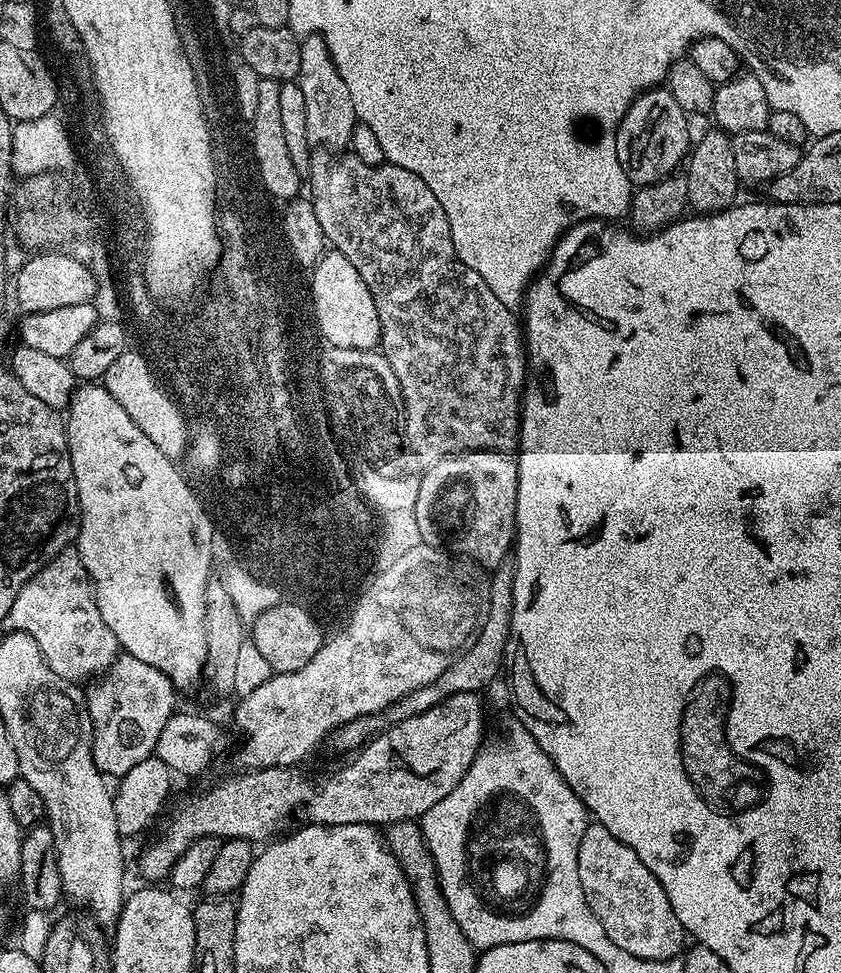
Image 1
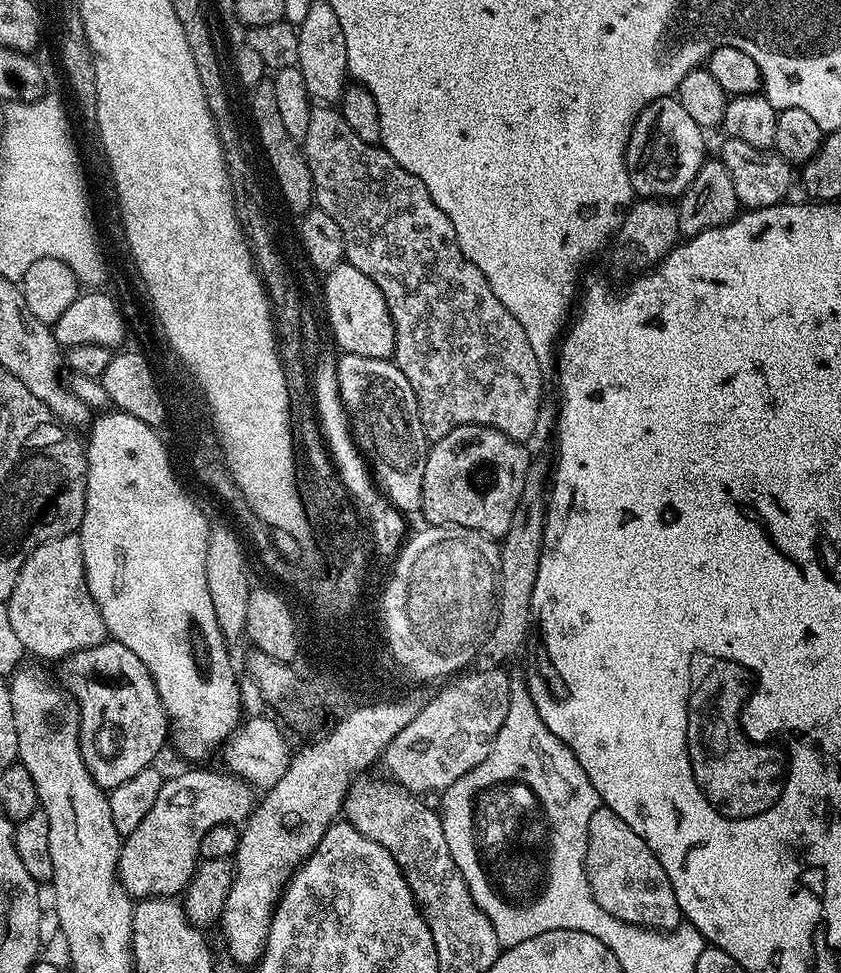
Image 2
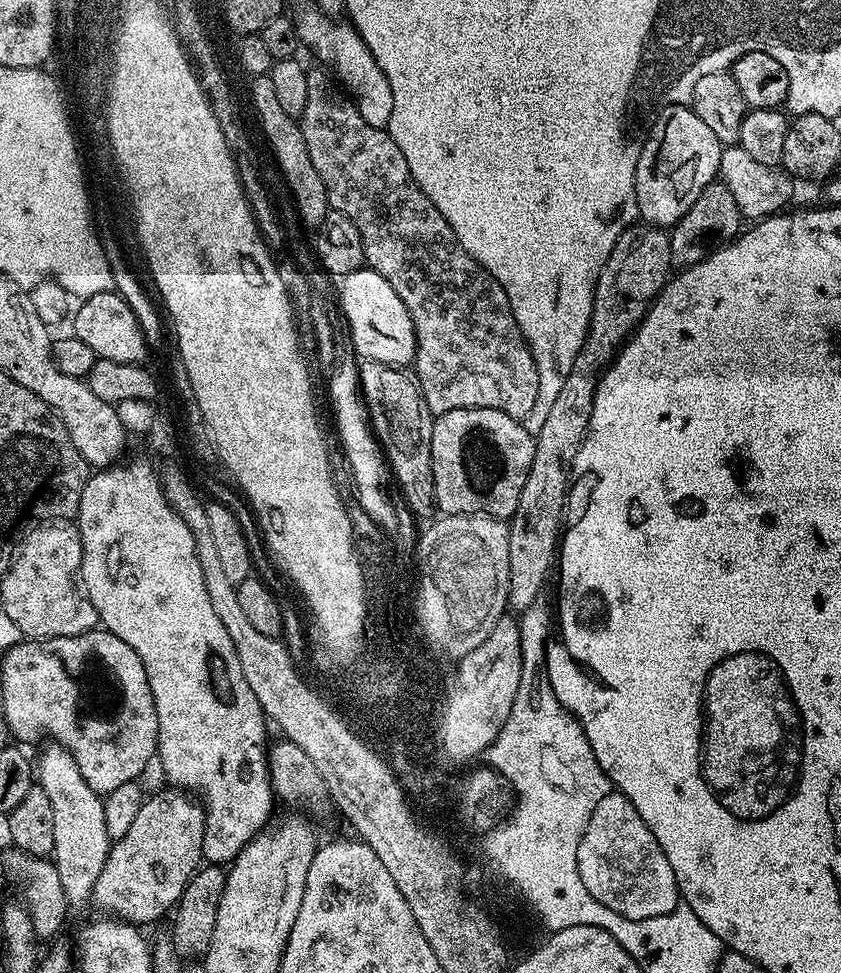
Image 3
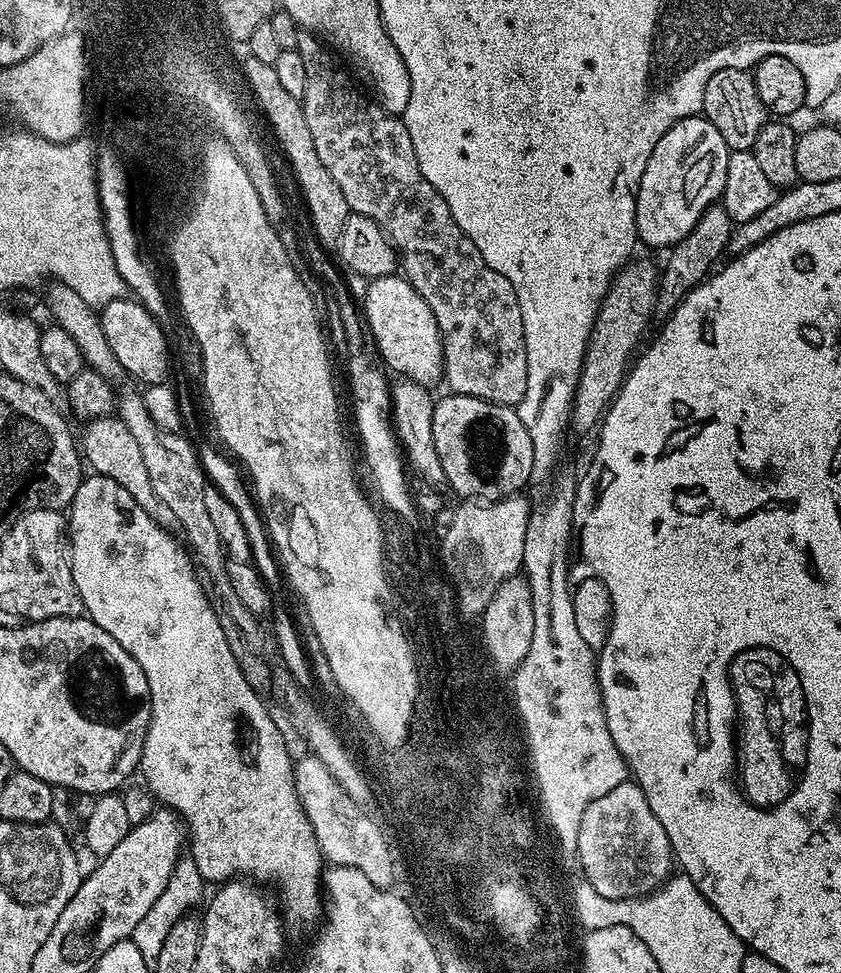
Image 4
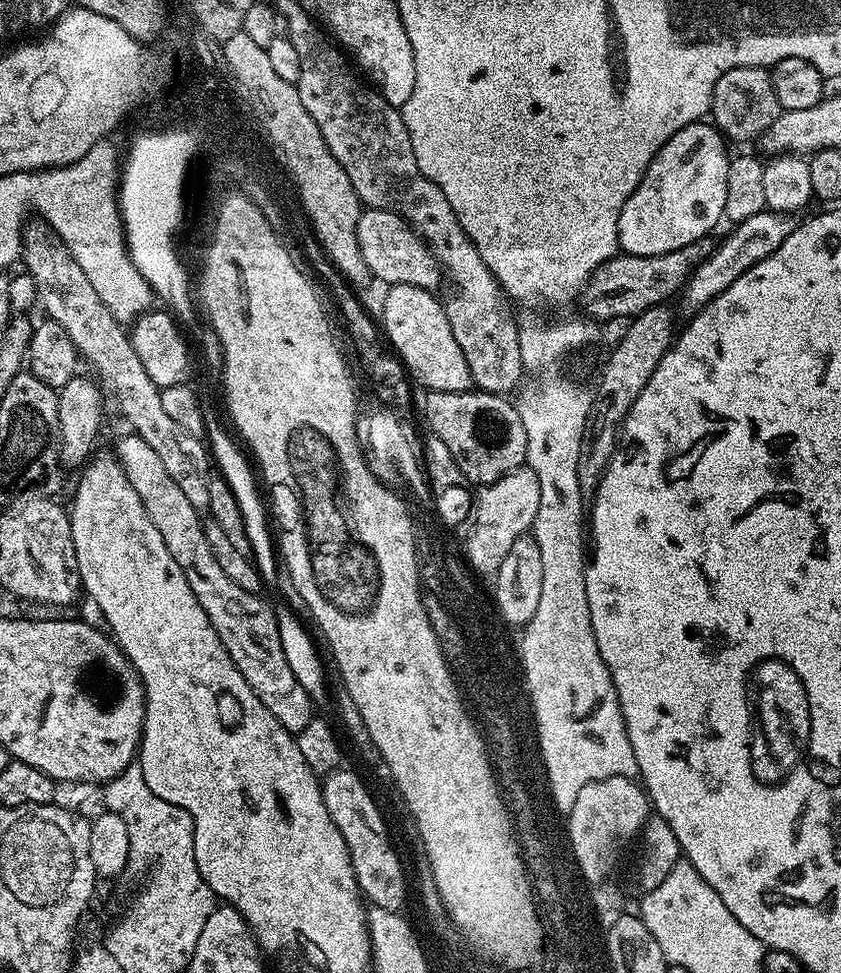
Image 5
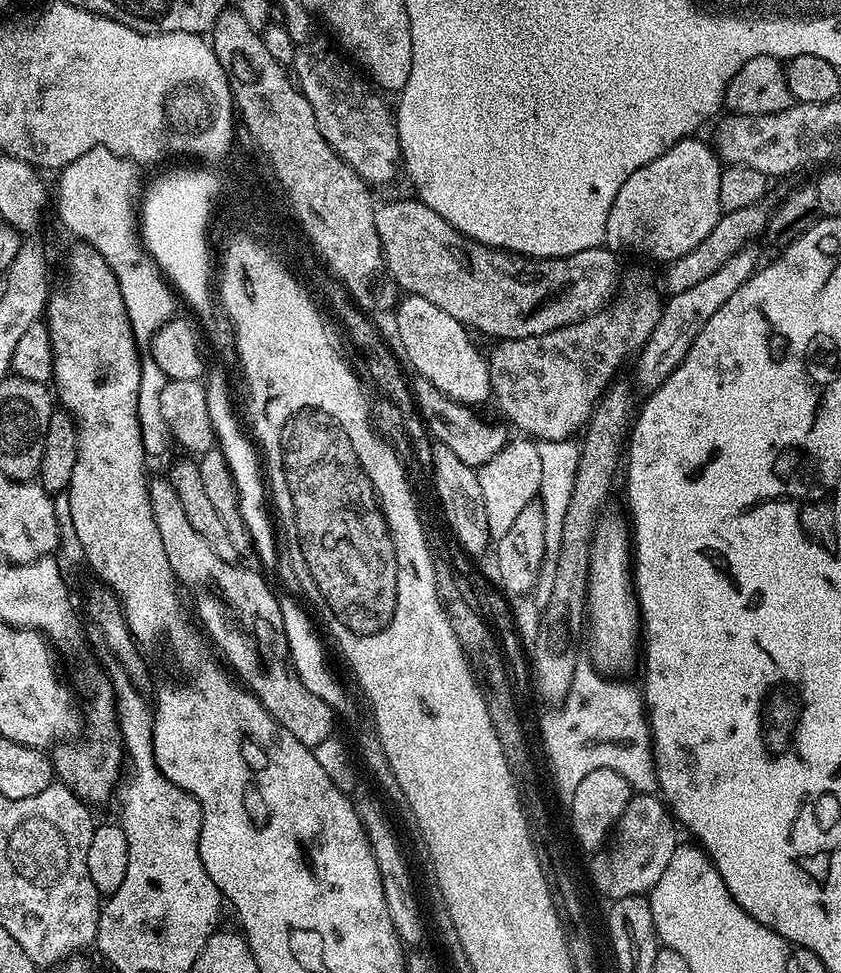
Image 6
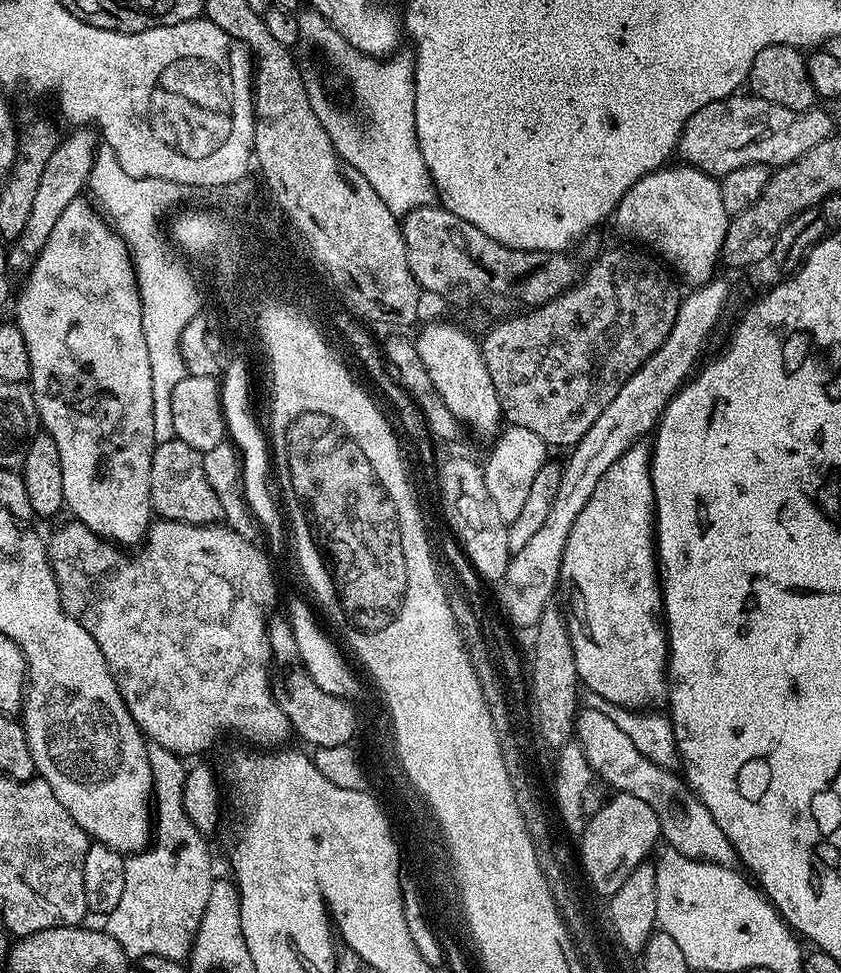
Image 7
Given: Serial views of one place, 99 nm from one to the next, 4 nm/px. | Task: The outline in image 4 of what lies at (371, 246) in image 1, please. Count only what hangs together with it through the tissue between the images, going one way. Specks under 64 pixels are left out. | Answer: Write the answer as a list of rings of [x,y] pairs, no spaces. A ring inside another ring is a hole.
[[[300,30],[295,51],[306,69],[306,90],[302,103],[306,127],[314,137],[314,150],[318,150],[318,158],[322,158],[322,166],[326,166],[330,178],[338,182],[338,190],[342,190],[349,209],[372,219],[388,237],[398,253],[398,264],[404,279],[414,286],[414,290],[418,290],[426,306],[430,306],[440,331],[444,351],[442,380],[445,385],[448,383],[447,391],[495,404],[520,404],[526,394],[526,338],[522,326],[522,306],[518,306],[518,298],[510,282],[506,282],[506,278],[502,278],[502,274],[498,274],[498,270],[491,268],[486,258],[482,258],[478,246],[474,246],[458,222],[454,222],[454,214],[450,214],[446,198],[442,198],[442,194],[426,182],[418,166],[418,154],[414,154],[414,142],[410,142],[403,119],[387,112],[375,99],[367,100],[340,69],[341,61],[325,47],[319,36]]]

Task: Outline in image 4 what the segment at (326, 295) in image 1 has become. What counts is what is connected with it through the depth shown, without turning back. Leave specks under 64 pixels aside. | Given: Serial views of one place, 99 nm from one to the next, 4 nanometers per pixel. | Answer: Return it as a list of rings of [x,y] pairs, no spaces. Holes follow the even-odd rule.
[[[400,274],[380,276],[367,286],[362,313],[379,359],[400,372],[396,374],[403,379],[425,386],[439,385],[444,374],[444,351],[430,306],[426,306],[418,290],[414,290],[414,286],[410,286],[410,282]]]

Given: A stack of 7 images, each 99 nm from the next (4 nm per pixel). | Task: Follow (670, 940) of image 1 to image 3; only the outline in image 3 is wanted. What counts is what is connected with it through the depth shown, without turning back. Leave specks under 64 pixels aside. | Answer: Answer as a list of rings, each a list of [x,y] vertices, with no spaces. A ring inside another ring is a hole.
[[[609,791],[608,796],[602,798],[598,806],[594,806],[591,817],[592,822],[588,825],[587,836],[584,836],[583,848],[580,848],[580,869],[584,875],[584,883],[602,903],[617,908],[618,914],[631,920],[669,916],[681,903],[676,875],[670,862],[666,862],[666,854],[662,854],[662,846],[658,846],[654,834],[650,834],[650,826],[642,822],[632,803],[622,793]]]

